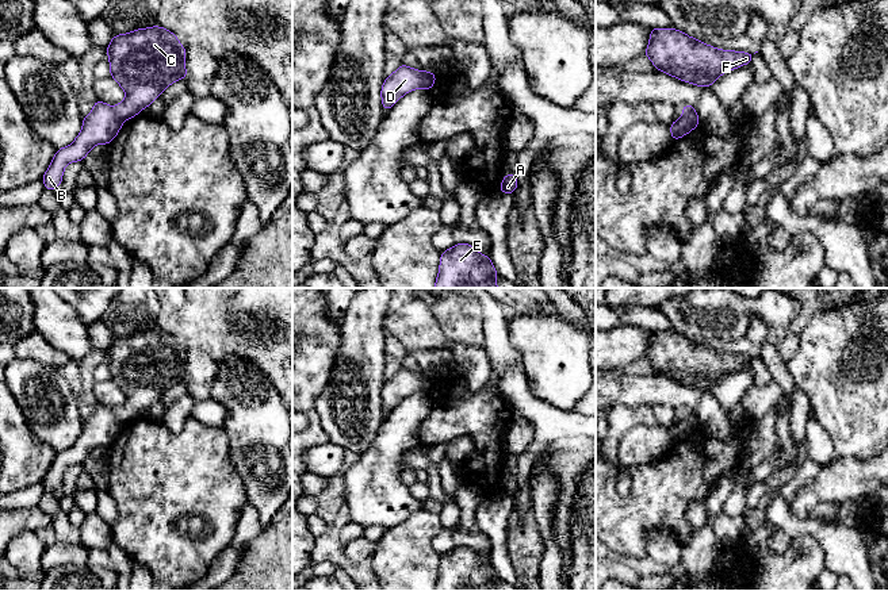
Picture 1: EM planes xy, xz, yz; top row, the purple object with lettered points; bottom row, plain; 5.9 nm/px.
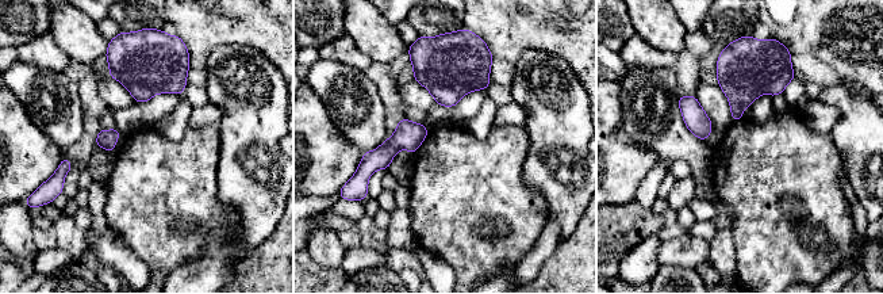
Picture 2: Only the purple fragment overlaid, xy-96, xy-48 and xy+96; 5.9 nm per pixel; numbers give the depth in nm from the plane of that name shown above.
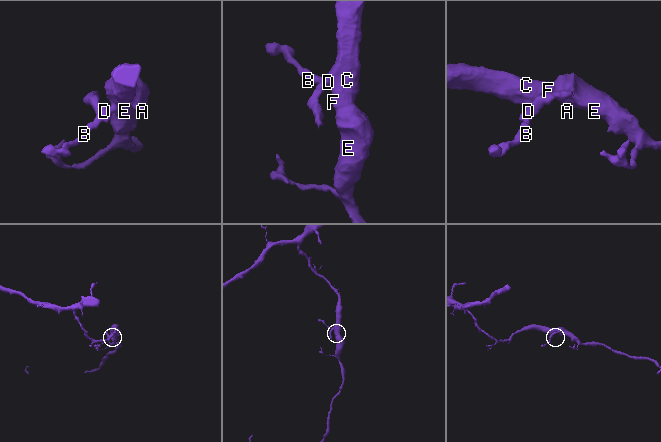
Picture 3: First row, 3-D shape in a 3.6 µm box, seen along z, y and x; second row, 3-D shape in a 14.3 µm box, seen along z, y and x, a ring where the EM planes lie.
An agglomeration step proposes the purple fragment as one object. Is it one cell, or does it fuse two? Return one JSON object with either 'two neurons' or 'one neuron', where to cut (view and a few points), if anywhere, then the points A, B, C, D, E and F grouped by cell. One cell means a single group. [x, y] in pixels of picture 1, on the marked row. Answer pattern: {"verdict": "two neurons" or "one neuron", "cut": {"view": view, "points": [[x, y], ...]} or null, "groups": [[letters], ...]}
{"verdict": "two neurons", "cut": {"view": "xz", "points": [[420, 72], [423, 87]]}, "groups": [["A", "C", "E", "F"], ["B", "D"]]}

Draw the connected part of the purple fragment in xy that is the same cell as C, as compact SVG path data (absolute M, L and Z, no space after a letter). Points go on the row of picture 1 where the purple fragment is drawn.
M160 27L139 28L129 34L115 35L108 47L111 77L123 88L126 99L115 104L114 112L120 120L137 116L149 107L164 89L177 80L187 78L185 51L176 34Z

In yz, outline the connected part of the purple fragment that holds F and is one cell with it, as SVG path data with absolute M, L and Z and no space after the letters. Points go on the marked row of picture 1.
M651 28L644 55L657 70L698 87L711 87L724 72L750 65L754 57L719 50L674 28Z

